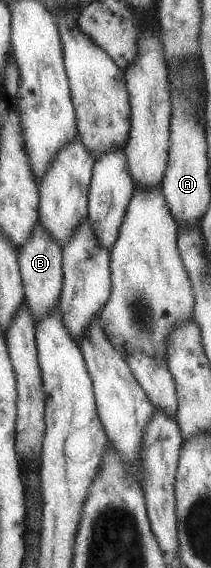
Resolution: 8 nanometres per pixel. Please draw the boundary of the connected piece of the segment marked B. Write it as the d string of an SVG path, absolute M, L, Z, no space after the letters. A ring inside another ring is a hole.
M37 223L31 236L18 248L17 262L22 280L23 301L36 323L36 320L46 317L58 305L61 290L61 249Z

